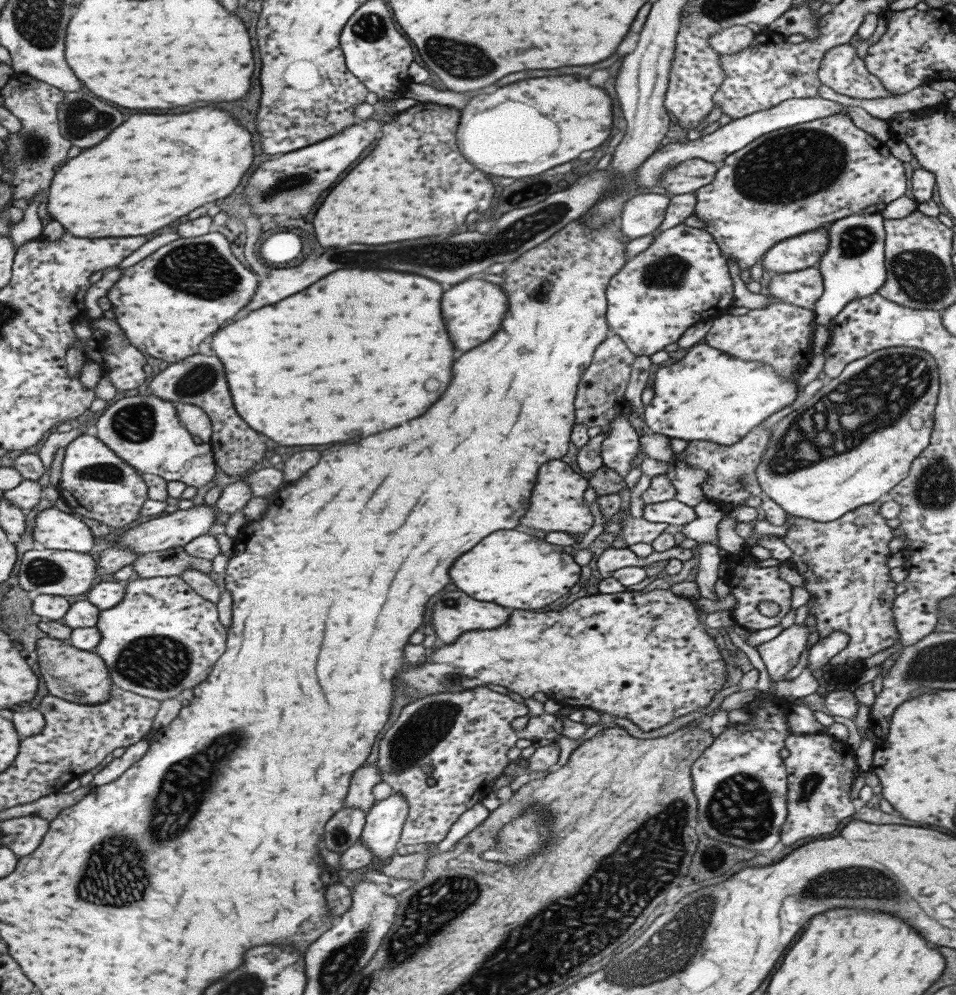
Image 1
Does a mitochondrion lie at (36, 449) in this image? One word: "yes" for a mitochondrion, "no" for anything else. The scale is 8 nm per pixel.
no

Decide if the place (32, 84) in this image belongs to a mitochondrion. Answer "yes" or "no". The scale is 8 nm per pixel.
no

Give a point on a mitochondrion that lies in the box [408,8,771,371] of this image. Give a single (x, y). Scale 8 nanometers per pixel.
(461, 59)

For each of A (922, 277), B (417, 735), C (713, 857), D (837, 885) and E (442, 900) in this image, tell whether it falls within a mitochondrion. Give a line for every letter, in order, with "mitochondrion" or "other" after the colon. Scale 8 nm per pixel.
A: mitochondrion
B: mitochondrion
C: mitochondrion
D: mitochondrion
E: mitochondrion

